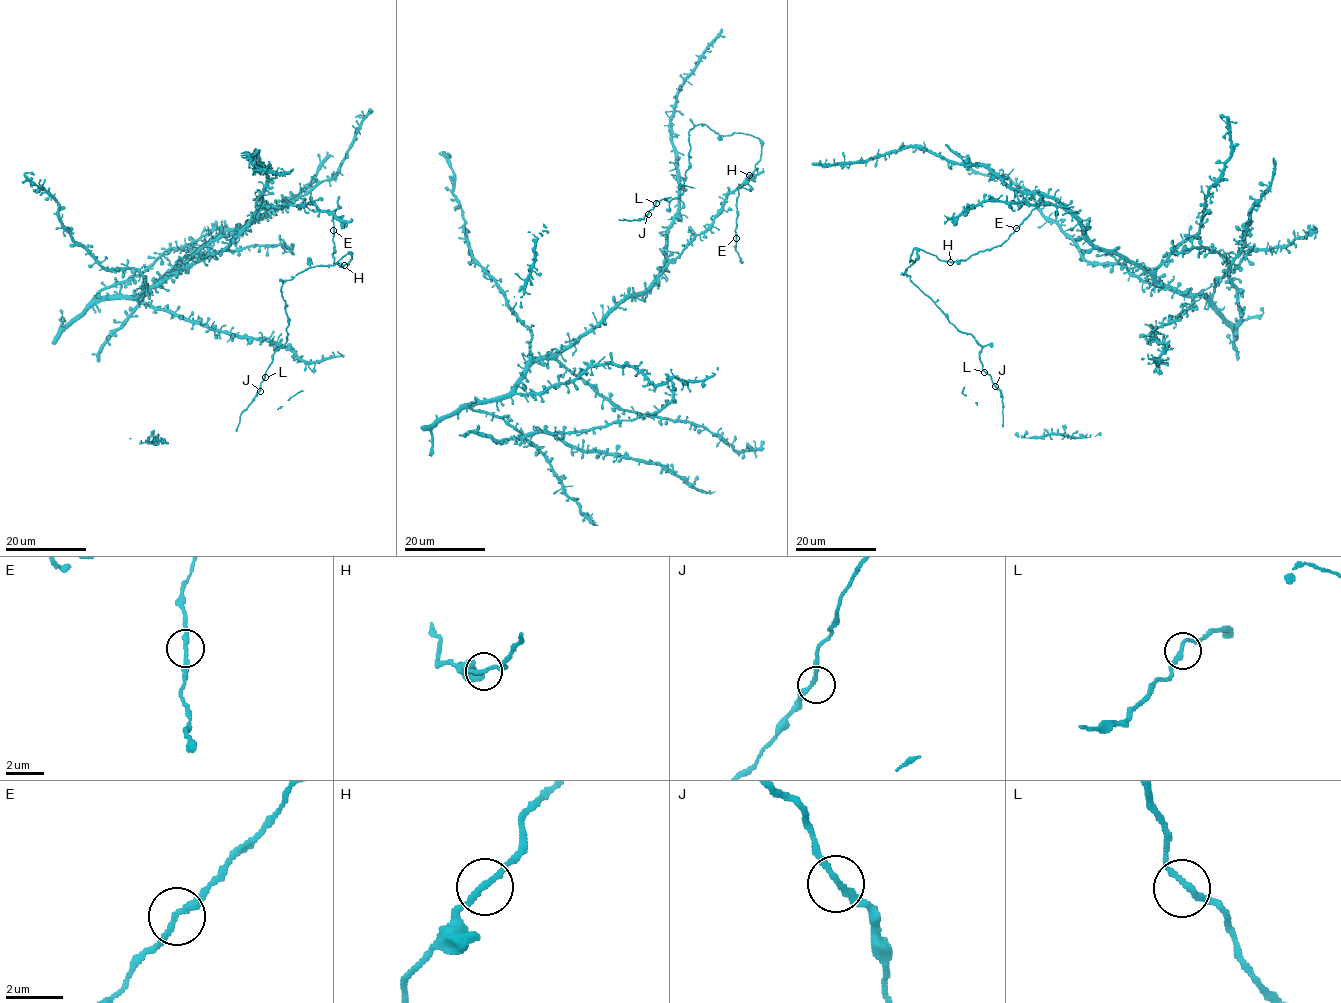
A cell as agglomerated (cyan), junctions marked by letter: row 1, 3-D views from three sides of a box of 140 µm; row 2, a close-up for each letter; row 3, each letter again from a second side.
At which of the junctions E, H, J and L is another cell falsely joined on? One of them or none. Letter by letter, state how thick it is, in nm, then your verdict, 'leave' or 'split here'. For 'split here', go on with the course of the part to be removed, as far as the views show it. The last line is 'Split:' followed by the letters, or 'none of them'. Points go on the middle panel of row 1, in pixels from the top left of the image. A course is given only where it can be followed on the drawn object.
E: 220 nm thick; leave
H: 200 nm thick; leave
J: 200 nm thick; leave
L: 200 nm thick; leave
Split: none of them

